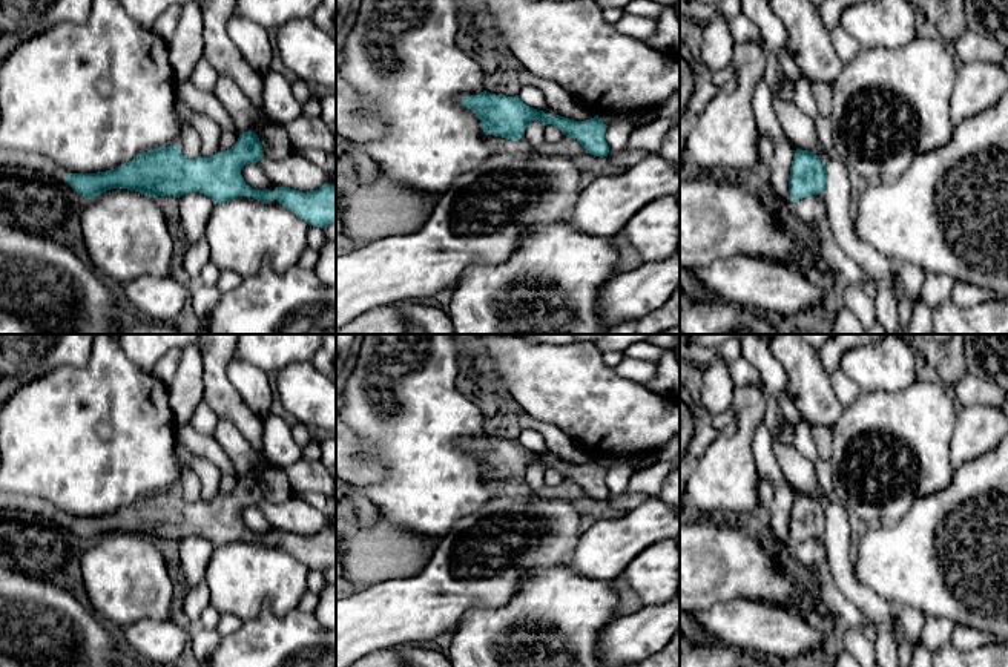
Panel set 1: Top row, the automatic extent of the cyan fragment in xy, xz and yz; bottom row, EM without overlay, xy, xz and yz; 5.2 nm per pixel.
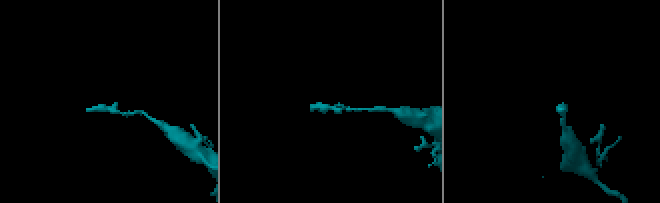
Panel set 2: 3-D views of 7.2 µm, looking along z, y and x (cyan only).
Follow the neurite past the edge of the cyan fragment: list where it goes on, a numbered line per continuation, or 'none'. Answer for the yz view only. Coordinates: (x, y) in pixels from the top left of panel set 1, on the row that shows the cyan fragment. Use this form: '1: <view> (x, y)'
none

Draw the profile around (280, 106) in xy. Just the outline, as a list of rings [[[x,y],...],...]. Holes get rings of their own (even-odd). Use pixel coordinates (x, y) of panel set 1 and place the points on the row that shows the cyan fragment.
[[[270,69],[262,81],[262,112],[267,121],[285,127],[302,115],[302,104],[295,98],[285,74]]]

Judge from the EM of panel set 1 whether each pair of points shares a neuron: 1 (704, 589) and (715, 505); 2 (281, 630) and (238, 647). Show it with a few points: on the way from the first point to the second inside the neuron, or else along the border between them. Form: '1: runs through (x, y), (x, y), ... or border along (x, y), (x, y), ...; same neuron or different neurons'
1: border along (695, 514), (715, 519); different neurons
2: runs through (270, 641), (264, 647), (249, 647); same neuron

